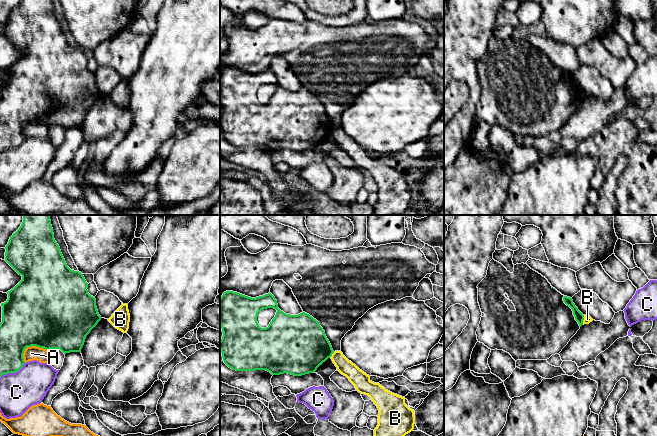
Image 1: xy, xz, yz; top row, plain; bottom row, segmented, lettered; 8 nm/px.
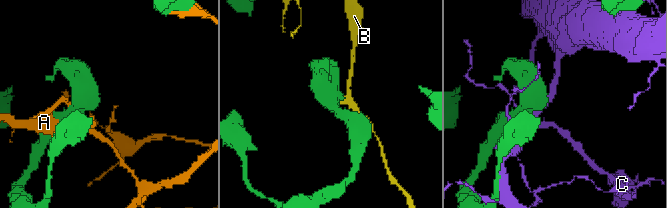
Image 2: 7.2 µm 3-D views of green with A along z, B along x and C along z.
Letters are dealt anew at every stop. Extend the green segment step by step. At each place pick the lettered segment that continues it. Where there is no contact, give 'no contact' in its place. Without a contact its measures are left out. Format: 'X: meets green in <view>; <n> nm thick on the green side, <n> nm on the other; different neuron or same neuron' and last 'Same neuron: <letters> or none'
A: meets green in xy; 500 nm thick on the green side, 110 nm on the other; different neuron
B: meets green in yz; 80 nm thick on the green side, 60 nm on the other; different neuron
C: meets green in xy; 220 nm thick on the green side, 300 nm on the other; different neuron
Same neuron: none

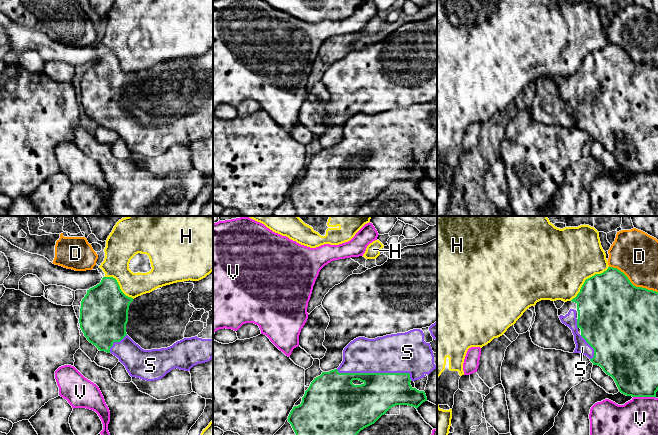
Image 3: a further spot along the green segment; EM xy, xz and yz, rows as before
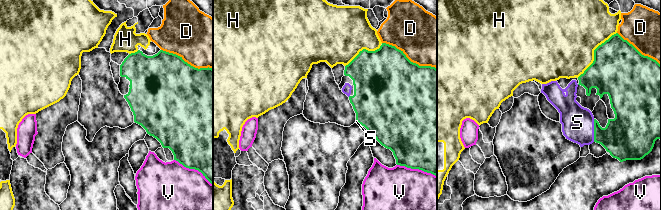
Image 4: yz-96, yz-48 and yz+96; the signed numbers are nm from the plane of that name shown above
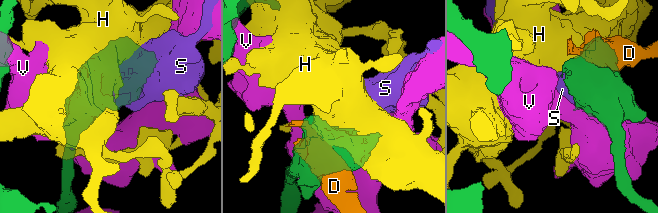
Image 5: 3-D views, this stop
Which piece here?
D: meets green in yz; 500 nm thick on the green side, 360 nm on the other; different neuron
H: meets green in yz; 480 nm thick on the green side, 500 nm on the other; different neuron
S: meets green in xz; 300 nm thick on the green side, 320 nm on the other; same neuron
V: meets green in yz; 380 nm thick on the green side, 380 nm on the other; different neuron
Same neuron: S

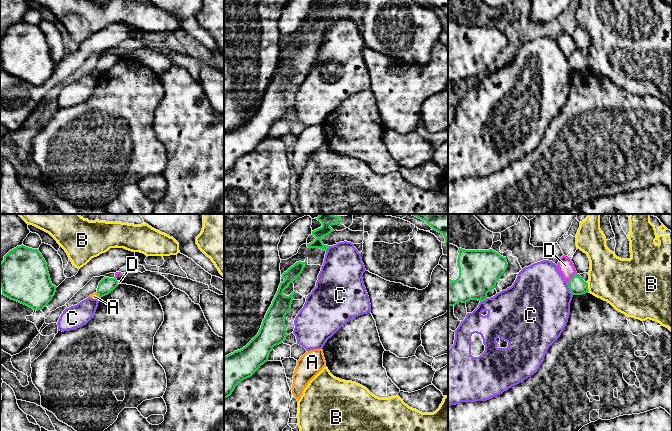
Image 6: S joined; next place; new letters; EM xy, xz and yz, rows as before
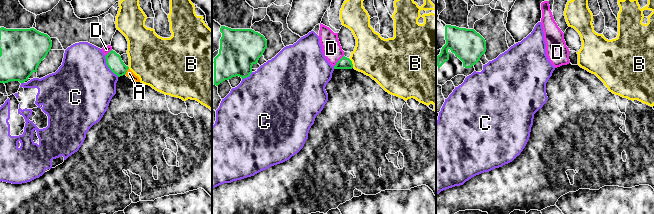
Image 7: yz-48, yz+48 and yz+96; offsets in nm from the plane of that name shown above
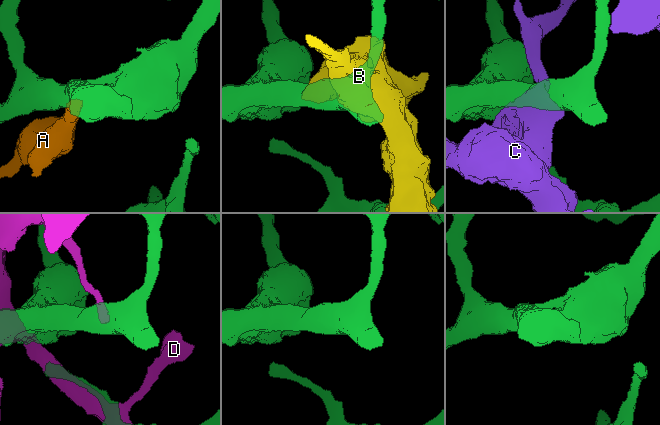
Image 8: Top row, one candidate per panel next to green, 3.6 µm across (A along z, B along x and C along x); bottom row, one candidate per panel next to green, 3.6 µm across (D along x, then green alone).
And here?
A: meets green in xy; 120 nm thick on the green side, 50 nm on the other; different neuron
B: meets green in yz; 140 nm thick on the green side, 360 nm on the other; different neuron
C: meets green in yz; 140 nm thick on the green side, 480 nm on the other; different neuron
D: meets green in yz; 140 nm thick on the green side, 130 nm on the other; different neuron
Same neuron: none

